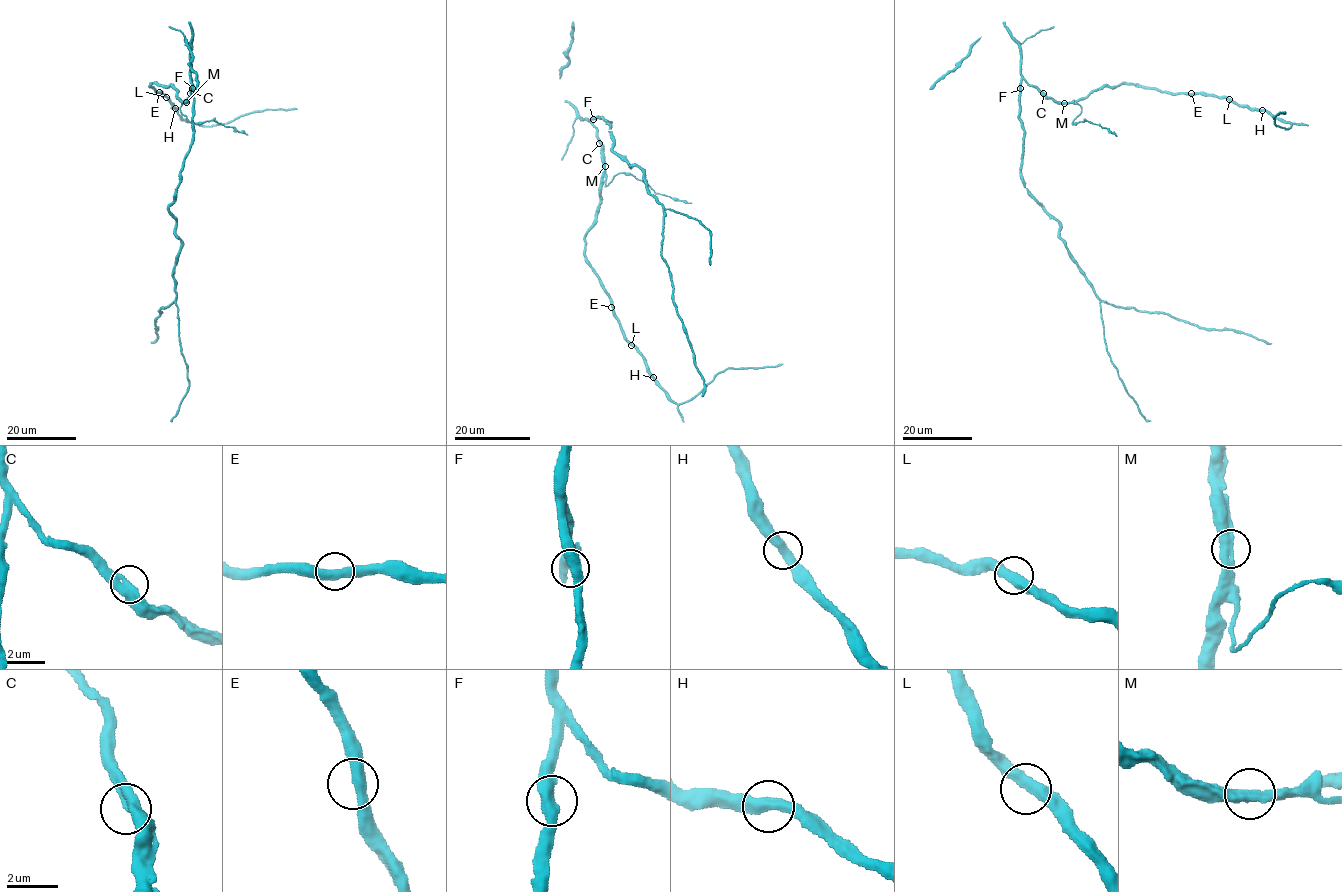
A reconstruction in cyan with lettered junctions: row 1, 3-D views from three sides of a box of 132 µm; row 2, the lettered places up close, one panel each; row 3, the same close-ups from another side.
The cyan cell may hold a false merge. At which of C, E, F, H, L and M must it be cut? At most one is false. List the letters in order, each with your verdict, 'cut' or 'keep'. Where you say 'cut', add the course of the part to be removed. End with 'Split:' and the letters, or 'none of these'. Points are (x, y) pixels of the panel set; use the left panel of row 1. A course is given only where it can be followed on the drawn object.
C: keep
E: keep
F: keep
H: keep
L: keep
M: keep
Split: none of these

